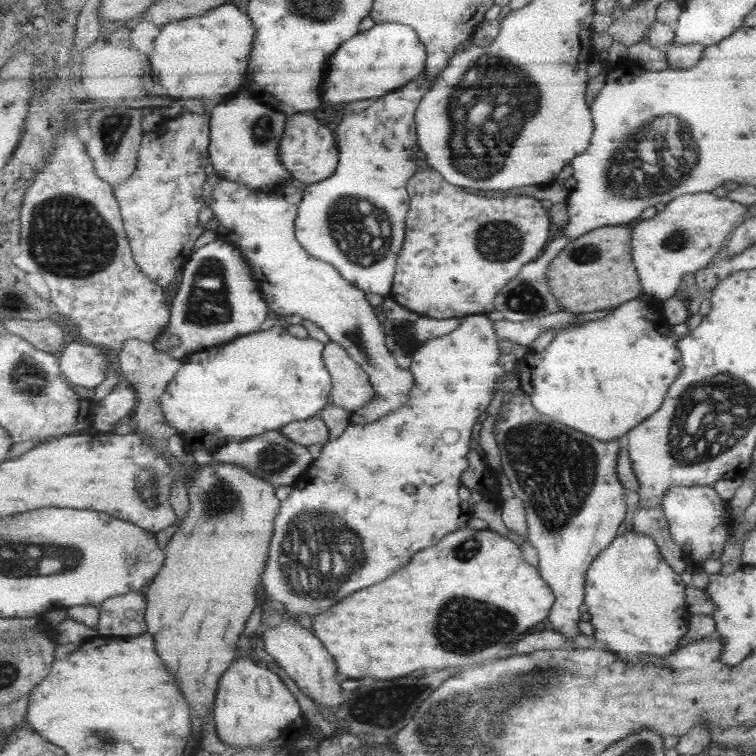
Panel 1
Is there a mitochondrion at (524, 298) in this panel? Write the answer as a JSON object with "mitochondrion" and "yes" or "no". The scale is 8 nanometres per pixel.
{"mitochondrion":"yes"}

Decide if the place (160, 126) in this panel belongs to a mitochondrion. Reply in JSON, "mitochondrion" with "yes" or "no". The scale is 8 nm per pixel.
{"mitochondrion":"no"}

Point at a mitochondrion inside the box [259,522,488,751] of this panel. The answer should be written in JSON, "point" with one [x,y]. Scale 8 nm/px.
{"point":[387,712]}

